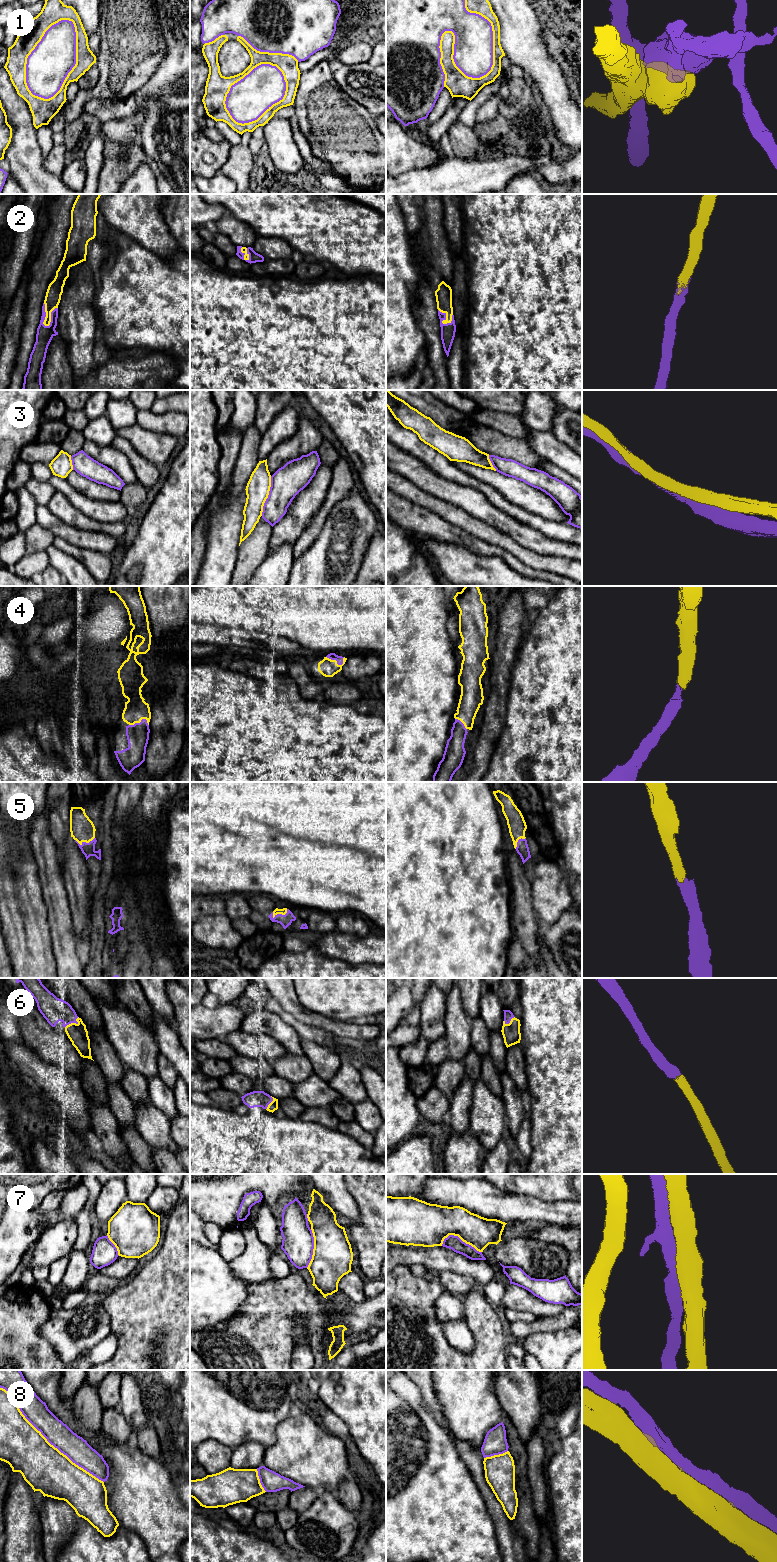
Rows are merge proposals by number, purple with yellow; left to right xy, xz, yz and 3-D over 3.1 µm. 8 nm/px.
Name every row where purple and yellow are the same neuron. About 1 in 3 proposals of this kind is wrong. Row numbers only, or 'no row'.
2, 4, 5, 6, 7, 8

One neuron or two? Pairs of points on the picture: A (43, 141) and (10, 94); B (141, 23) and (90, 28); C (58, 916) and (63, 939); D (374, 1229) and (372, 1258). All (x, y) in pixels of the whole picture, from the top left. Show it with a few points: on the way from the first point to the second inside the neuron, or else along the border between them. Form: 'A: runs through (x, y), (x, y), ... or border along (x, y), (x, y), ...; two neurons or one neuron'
A: border along (35, 129), (35, 138), (42, 154); two neurons
B: border along (100, 10), (100, 21), (97, 31); two neurons
C: runs through (60, 922), (62, 933); one neuron
D: runs through (374, 1236), (372, 1251); one neuron

